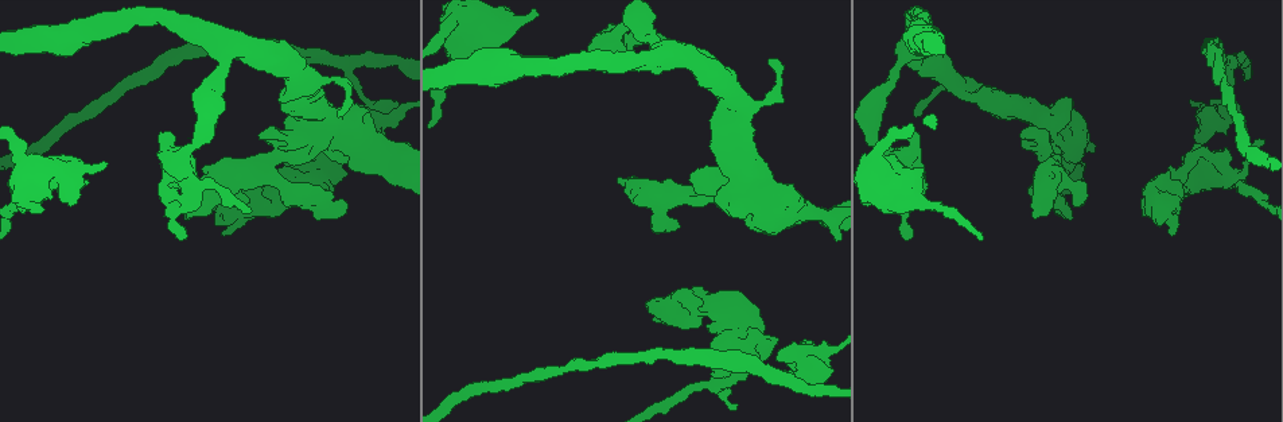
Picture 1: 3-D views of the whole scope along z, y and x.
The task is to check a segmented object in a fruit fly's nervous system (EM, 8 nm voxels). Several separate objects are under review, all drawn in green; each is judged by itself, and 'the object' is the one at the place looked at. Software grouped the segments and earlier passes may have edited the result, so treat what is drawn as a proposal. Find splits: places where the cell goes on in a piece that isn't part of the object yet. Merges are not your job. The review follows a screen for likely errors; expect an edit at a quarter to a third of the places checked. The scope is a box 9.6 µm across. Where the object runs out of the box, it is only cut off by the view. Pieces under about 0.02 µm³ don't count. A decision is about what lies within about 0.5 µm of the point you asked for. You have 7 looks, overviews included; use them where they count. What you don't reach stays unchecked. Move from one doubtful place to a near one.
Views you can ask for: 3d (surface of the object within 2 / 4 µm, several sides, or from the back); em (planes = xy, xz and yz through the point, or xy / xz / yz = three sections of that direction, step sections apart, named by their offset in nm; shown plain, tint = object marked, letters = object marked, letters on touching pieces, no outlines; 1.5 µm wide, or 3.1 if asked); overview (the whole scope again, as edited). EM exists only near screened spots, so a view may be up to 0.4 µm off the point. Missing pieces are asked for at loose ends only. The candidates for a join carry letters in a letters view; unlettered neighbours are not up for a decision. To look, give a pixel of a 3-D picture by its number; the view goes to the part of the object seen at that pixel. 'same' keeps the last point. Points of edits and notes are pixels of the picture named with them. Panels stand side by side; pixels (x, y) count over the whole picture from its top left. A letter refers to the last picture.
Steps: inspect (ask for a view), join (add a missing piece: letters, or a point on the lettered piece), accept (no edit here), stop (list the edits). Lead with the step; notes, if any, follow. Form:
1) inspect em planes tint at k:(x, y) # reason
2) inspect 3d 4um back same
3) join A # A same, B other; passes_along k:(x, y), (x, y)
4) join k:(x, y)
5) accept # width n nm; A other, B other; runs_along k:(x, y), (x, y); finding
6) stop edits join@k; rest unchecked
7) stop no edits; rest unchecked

inspect em planes letters at 1:(737, 406) # tapers out

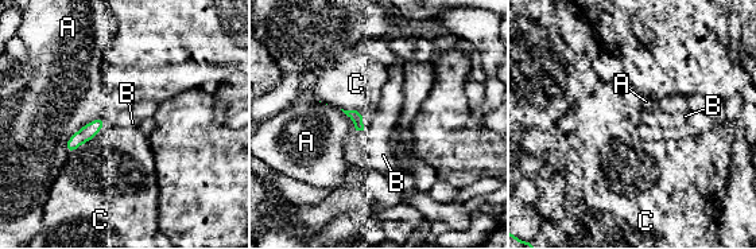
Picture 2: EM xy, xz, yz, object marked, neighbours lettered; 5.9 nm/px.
accept # longest_contact A 320 nm; A other, B other, C other; runs_along 2:(101, 121), (69, 147); none of them fits

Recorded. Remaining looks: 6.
inspect em planes plain at 1:(1199, 139) # free end

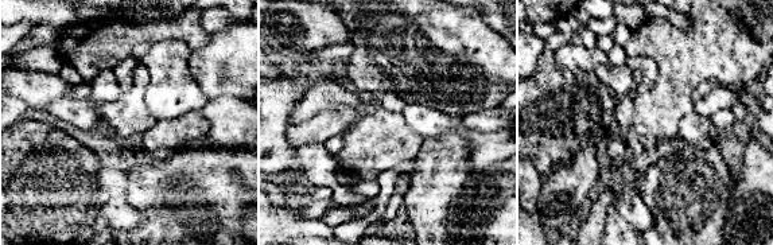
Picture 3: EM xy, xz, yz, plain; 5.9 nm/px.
inspect em planes letters same # see the neighbours

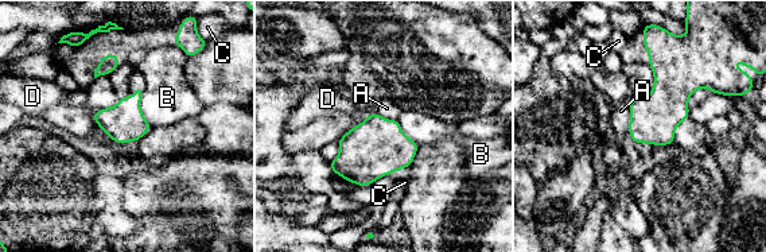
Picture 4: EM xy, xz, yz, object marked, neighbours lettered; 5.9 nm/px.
accept # width 240 nm; A other, B other, C other, D other; border 4:(628, 101), (629, 135); no lettered piece goes on from it

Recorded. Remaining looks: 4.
inspect 3d 4um at 1:(337, 114) # branch stops here

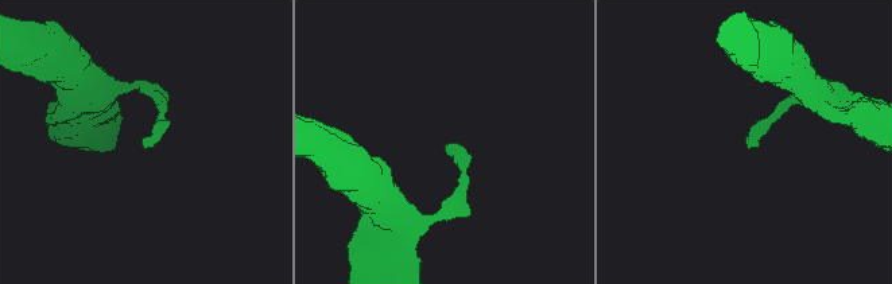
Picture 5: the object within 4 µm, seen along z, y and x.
inspect em xy step 4 tint at 5:(144, 146)

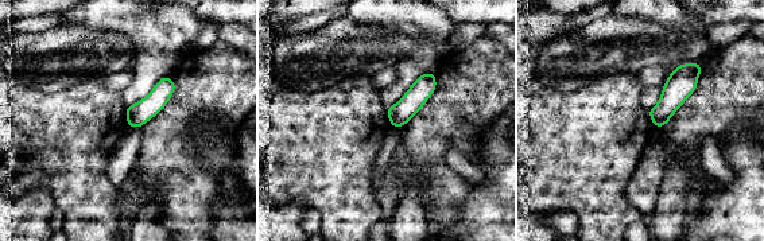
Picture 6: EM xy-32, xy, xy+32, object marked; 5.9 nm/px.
inspect em planes letters same

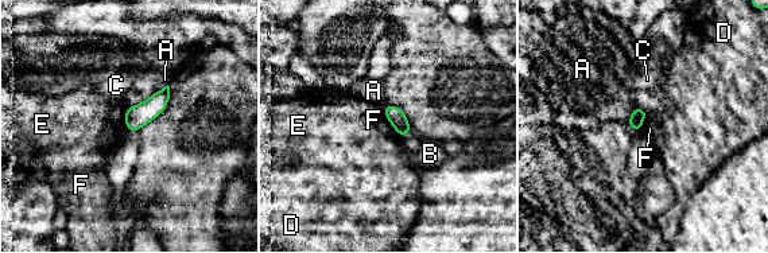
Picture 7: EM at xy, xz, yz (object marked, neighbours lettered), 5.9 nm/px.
accept # A other, B other, C other, D other, E other, F other; border 7:(383, 106), (386, 119), (400, 136); none of them fits

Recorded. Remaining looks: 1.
stop no edits; rest unchecked

